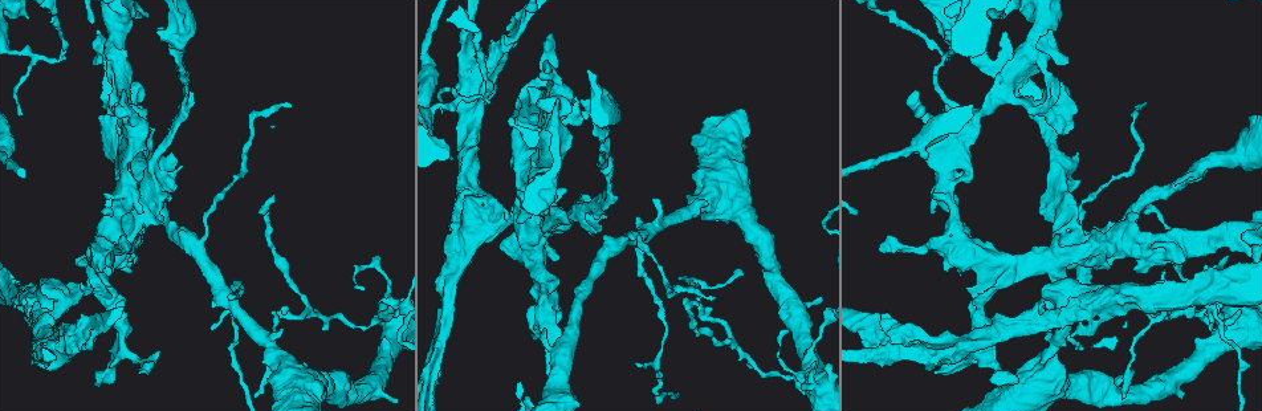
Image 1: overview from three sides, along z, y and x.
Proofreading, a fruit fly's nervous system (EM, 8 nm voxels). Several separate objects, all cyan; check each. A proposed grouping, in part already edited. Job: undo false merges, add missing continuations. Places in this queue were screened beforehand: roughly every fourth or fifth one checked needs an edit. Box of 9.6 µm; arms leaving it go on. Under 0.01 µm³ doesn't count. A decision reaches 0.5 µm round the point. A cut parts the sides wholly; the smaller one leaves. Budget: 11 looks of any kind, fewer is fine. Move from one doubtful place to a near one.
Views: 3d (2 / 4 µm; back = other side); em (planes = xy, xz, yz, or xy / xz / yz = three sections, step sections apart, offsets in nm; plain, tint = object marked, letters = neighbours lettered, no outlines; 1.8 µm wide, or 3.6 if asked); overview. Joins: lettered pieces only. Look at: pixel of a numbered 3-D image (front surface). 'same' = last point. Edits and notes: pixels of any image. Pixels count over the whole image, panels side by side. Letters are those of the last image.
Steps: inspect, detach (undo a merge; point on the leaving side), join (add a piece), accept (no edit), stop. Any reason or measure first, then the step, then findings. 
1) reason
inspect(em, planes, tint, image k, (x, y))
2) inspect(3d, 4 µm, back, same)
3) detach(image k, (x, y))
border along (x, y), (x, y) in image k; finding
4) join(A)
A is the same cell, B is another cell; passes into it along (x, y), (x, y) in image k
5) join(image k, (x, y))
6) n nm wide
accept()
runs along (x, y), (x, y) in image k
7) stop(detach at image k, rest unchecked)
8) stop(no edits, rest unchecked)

sudden change in width
inspect(3d, 2 µm, image 1, (1061, 182))

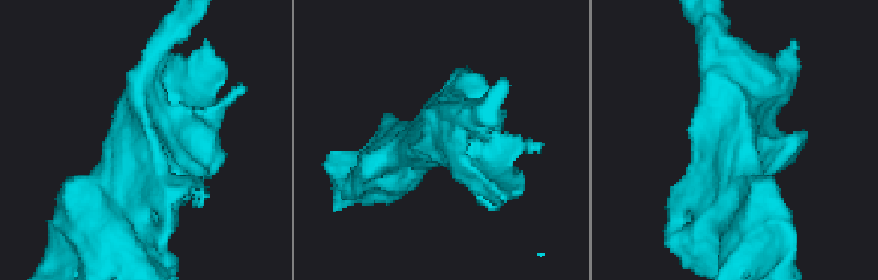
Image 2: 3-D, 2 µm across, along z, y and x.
need the tissue
inspect(em, xz, step 4, letters, image 2, (139, 150))

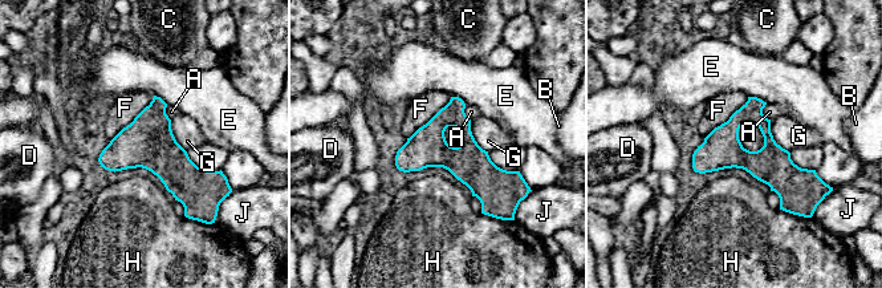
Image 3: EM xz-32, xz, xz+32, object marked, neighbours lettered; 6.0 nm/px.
cut it another way
inspect(em, xy, step 4, letters, same)

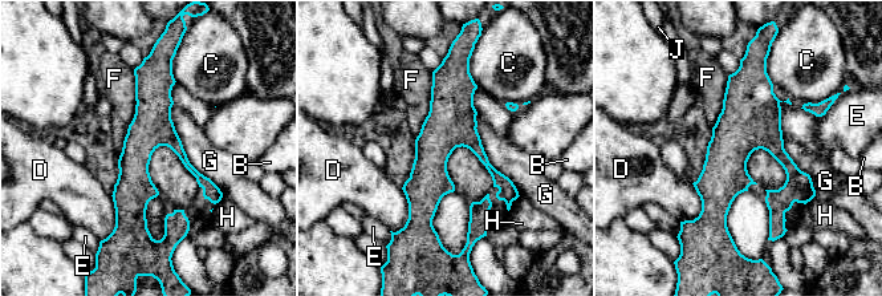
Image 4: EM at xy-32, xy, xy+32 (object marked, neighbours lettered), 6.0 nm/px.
260 nm wide
accept()
B, C, D, E, F, G, H and J are other cells; runs along (142, 69), (143, 228) in image 4; one neuron here

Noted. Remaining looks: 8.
touches itself
inspect(3d, 4 µm, back, image 1, (65, 290))

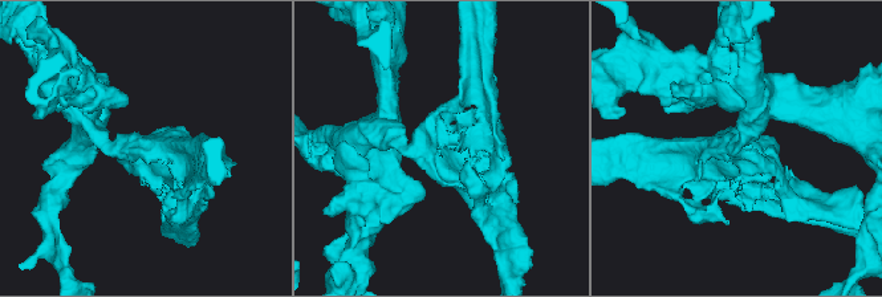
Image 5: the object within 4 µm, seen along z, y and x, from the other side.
shape alone is not enough
inspect(em, 3.6 µm, xy, step 4, letters, image 5, (447, 151))

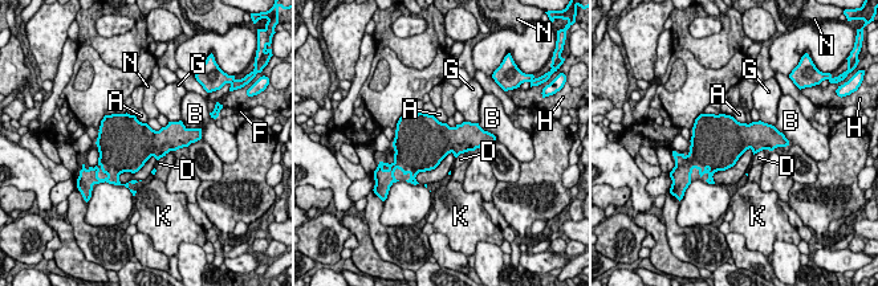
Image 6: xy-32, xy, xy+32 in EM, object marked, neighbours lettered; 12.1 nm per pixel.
accept()
A, B, D, F, G, H, K and N are other cells; border along (732, 115), (746, 123) in image 6; all the same neuron

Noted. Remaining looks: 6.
sharp bend
inspect(em, xy, step 4, letters, image 1, (1158, 319))

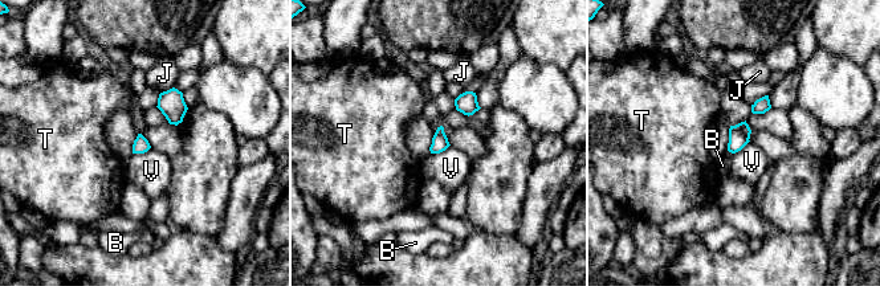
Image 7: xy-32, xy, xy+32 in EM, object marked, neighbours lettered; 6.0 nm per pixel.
100 nm wide
accept()
B, J, T and V are other cells; border along (449, 144), (444, 150), (431, 154) in image 7; one neuron here

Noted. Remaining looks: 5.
tapers out
inspect(em, planes, plain, image 1, (253, 397))

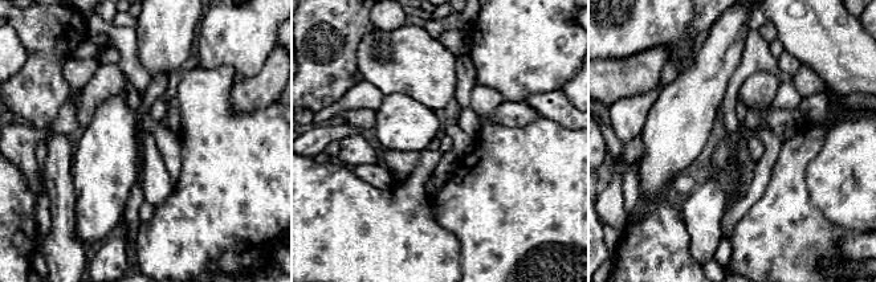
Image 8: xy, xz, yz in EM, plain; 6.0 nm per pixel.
what lies round it
inspect(em, planes, letters, same)

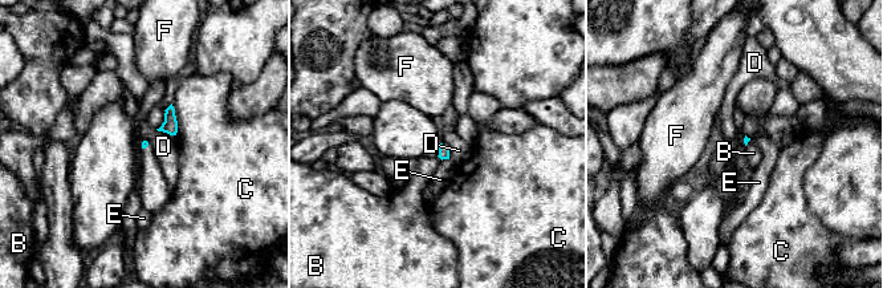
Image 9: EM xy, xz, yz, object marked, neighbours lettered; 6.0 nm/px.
accept()
B, C, D, E and F are other cells; border along (155, 129), (170, 136) in image 9; none of them fits

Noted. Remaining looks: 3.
stops while still wide
inspect(3d, 4 µm, image 1, (27, 19))

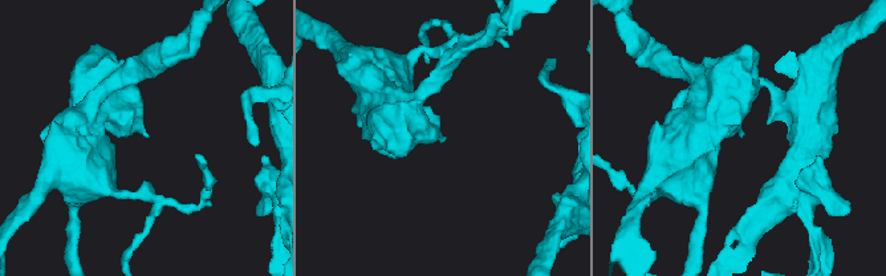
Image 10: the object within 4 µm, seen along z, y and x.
now the EM
inspect(em, planes, plain, image 10, (741, 135))

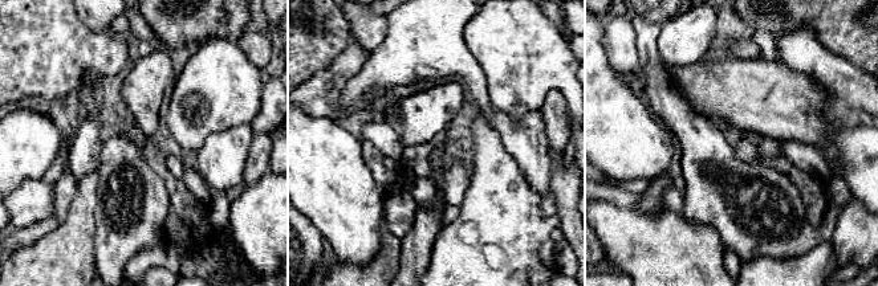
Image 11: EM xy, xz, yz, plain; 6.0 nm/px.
inspect(em, planes, letters, same)

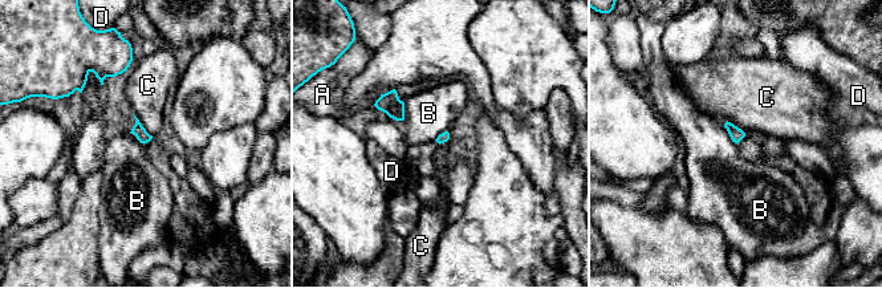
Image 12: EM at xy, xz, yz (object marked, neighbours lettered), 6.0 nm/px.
C touches over 190 nm
accept()
A, B, C and D are other cells; border along (723, 126), (736, 144) in image 12; no lettered piece goes on from it

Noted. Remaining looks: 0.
stop(no edits, rest unchecked)

